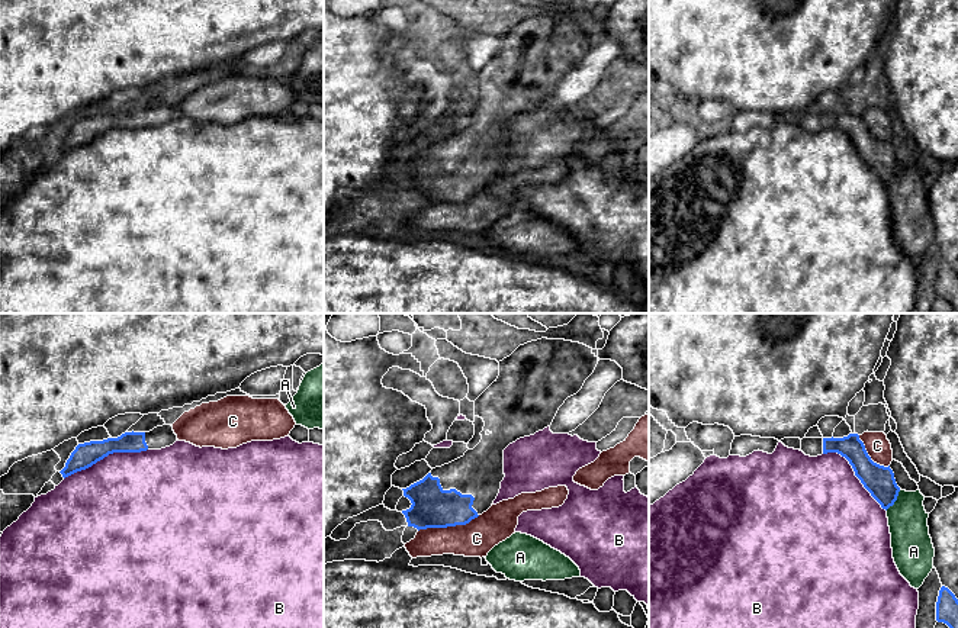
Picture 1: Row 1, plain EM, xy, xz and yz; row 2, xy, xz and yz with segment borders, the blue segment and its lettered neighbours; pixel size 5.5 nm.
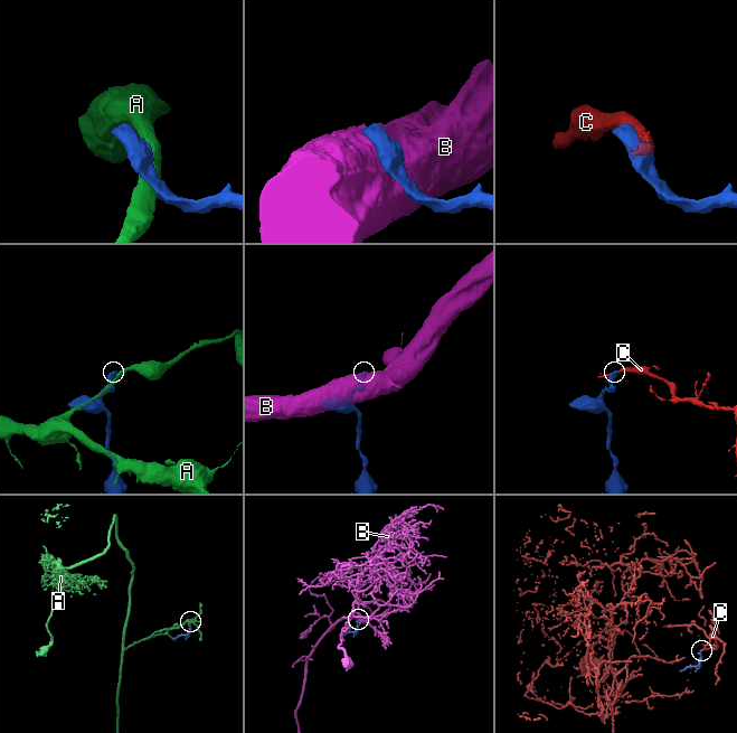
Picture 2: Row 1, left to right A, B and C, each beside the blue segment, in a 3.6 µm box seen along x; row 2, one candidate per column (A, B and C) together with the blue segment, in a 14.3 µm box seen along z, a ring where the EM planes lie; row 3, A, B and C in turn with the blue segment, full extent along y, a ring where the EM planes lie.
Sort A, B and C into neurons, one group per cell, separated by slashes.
A / B / C

